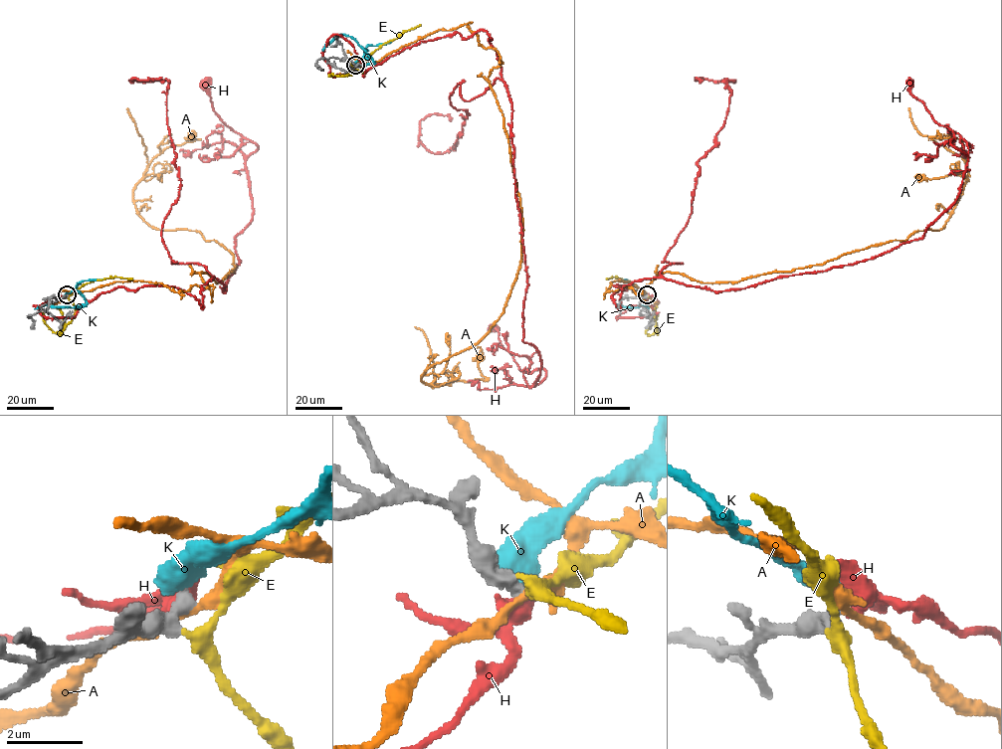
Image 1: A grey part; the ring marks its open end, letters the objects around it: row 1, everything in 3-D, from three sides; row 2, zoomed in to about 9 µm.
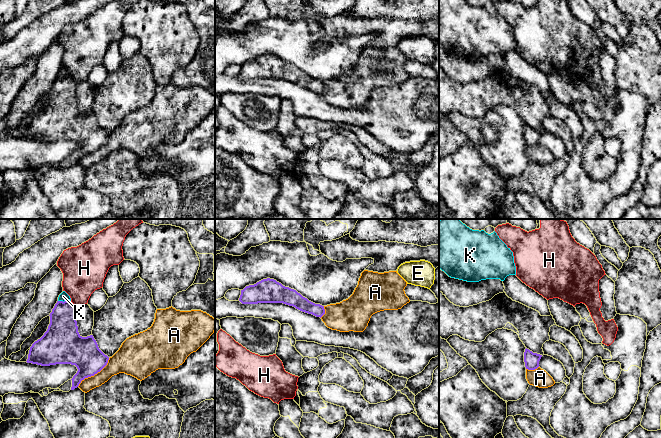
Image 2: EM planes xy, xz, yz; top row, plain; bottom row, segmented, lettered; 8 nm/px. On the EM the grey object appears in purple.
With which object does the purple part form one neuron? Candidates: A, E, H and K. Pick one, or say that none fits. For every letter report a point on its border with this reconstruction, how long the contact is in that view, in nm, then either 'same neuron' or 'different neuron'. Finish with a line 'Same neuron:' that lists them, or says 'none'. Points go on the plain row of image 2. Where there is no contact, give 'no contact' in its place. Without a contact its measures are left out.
A: xy (94, 150) | 340 nm | different neuron
E: no contact | different neuron
H: xy (73, 80) | 80 nm | different neuron
K: xy (64, 77) | 100 nm | different neuron
Same neuron: none

